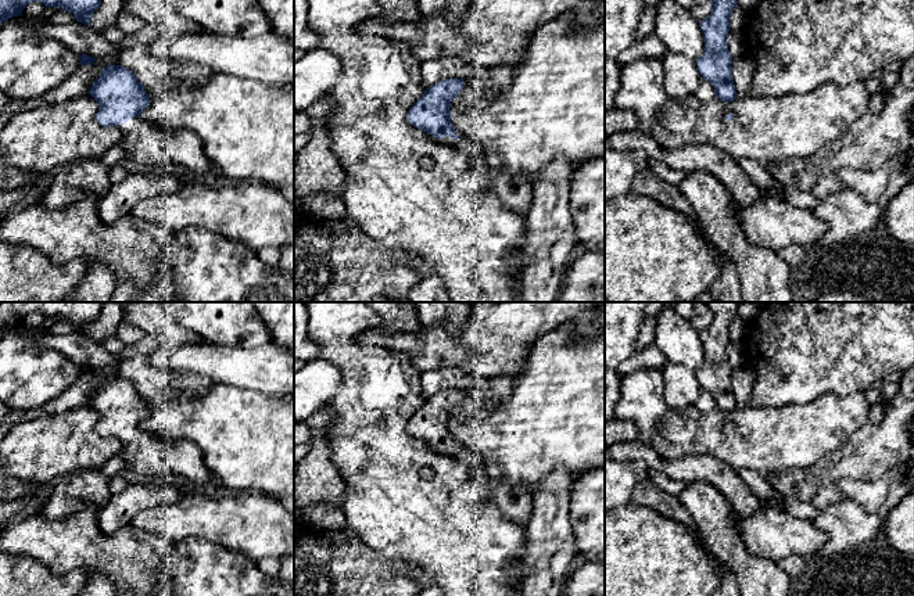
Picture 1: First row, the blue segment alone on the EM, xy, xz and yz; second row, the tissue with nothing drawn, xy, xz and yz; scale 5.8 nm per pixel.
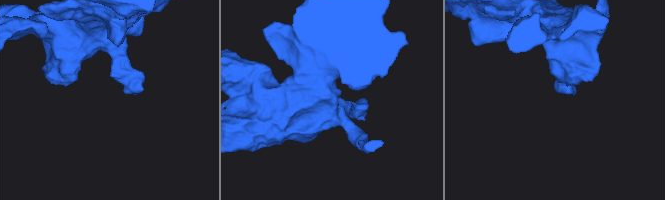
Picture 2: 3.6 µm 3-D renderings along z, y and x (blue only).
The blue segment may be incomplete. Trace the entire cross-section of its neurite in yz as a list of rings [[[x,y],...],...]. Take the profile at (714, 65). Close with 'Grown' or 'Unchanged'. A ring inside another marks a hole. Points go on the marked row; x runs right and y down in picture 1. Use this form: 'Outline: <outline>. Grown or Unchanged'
Outline: [[[710,0],[710,15],[699,22],[703,33],[705,51],[696,60],[698,71],[714,89],[716,97],[724,103],[734,101],[738,94],[732,79],[732,57],[727,46],[731,30],[730,17],[738,0]]]. Unchanged

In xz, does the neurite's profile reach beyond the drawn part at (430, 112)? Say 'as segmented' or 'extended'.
extended

